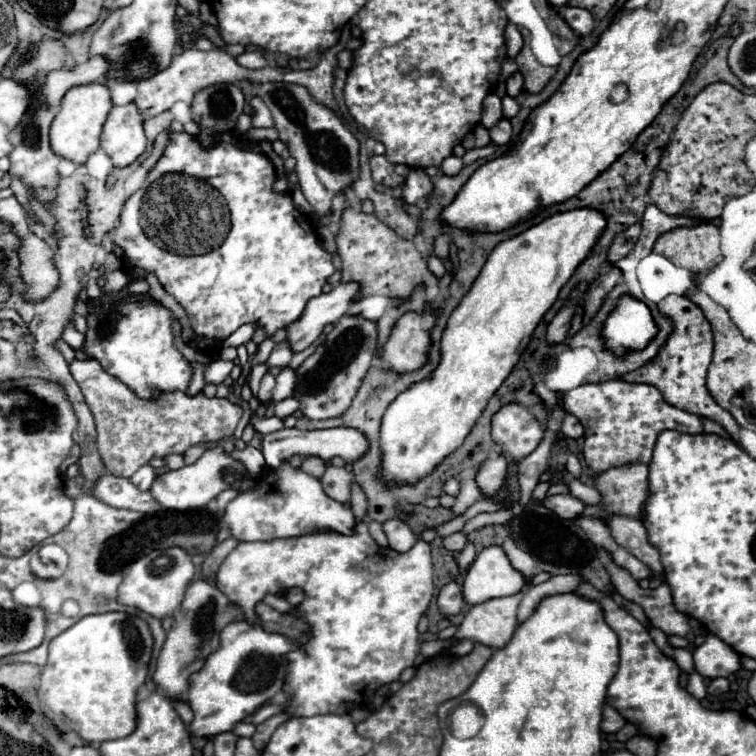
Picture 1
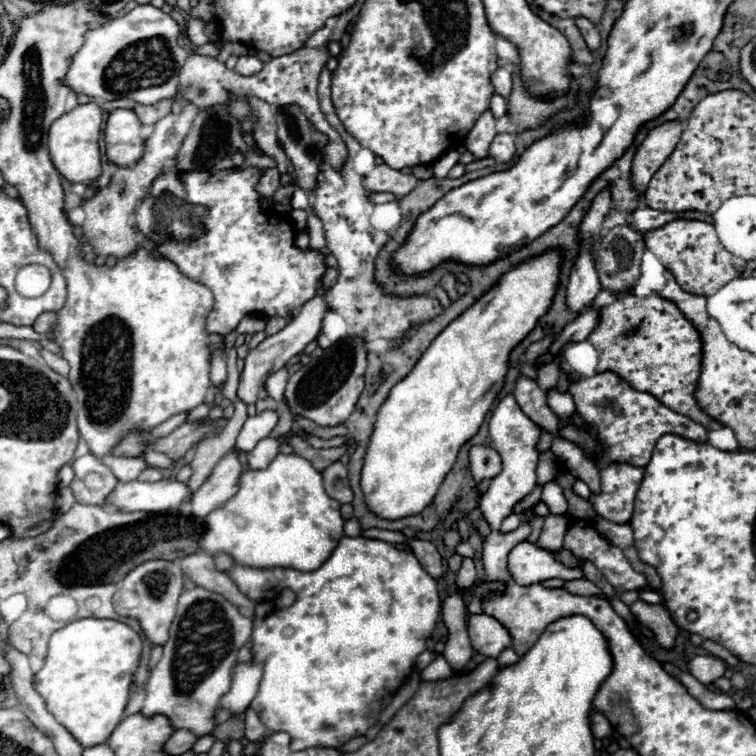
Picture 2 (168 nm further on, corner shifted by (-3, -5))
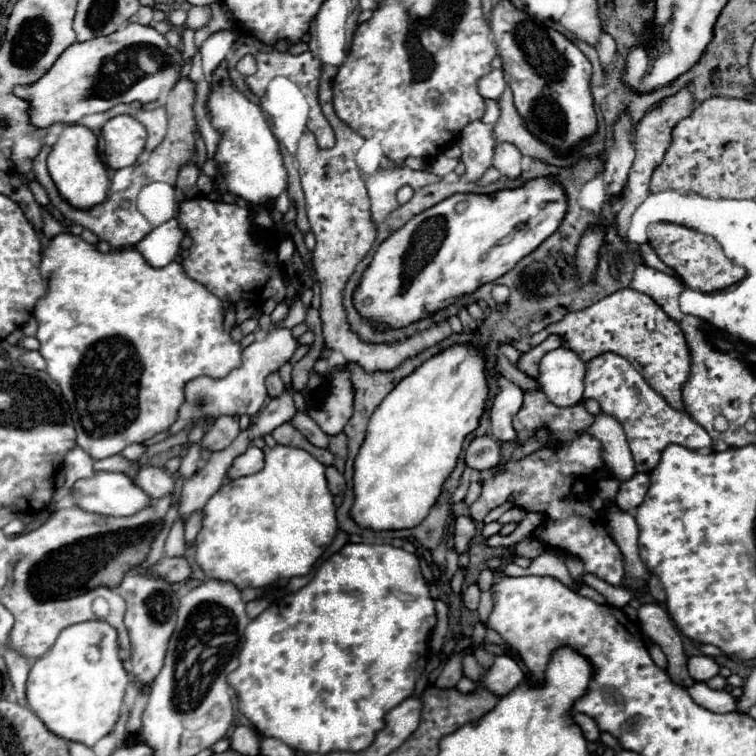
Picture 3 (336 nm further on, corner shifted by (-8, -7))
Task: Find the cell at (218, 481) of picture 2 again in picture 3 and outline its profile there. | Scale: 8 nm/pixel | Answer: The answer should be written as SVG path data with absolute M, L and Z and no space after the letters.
M201 511L193 513L191 519L187 521L187 525L185 525L185 541L187 541L187 543L195 541L197 533L199 533L199 529L201 529L201 521L203 521L203 513L201 513Z

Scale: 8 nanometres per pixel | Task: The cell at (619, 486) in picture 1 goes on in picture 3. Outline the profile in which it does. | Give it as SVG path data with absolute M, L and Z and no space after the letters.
M635 473L629 481L621 483L621 489L617 493L617 507L623 511L637 509L643 503L647 489L649 489L649 475Z

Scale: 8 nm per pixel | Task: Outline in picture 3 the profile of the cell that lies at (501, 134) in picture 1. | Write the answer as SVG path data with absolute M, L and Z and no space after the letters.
M499 143L495 147L493 167L499 169L509 179L519 179L521 175L521 153L511 143Z

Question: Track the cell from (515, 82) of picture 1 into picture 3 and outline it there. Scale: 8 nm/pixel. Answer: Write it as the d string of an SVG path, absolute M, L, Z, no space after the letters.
M493 69L491 73L487 73L485 77L481 77L477 81L477 89L479 89L483 99L499 99L505 87L507 87L507 83L503 79L503 71L501 69Z

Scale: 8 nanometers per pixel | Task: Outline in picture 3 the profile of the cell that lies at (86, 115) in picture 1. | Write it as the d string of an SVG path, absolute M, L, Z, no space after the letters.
M67 125L57 143L53 145L49 157L47 157L47 169L49 175L63 197L73 209L91 209L107 199L109 193L109 177L103 161L97 153L97 137L93 131L89 131L83 125Z

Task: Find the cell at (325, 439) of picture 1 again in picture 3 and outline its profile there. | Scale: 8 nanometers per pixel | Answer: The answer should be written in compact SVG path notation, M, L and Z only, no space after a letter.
M249 447L245 453L237 455L227 471L229 479L237 479L237 477L245 477L245 475L253 475L257 471L263 469L263 451L257 447Z

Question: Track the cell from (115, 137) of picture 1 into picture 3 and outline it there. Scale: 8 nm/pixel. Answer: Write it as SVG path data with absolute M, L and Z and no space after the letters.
M117 115L103 125L101 137L105 141L105 163L111 169L121 169L137 161L145 147L147 131L135 117Z

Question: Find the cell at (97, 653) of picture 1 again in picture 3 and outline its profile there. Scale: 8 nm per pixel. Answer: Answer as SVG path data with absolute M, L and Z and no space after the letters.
M83 621L63 629L55 645L35 661L35 665L29 671L27 705L31 707L33 713L37 713L37 717L53 735L65 741L77 741L93 747L101 737L105 737L113 729L113 725L119 719L125 689L129 687L129 677L117 651L119 651L117 631L109 623Z

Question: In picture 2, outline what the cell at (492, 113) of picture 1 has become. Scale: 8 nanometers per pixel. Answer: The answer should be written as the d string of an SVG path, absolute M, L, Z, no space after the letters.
M484 111L476 125L472 127L472 131L468 133L466 137L466 149L472 151L476 155L476 159L482 159L482 157L488 157L488 147L492 143L492 139L496 137L496 119L492 115L492 111Z

